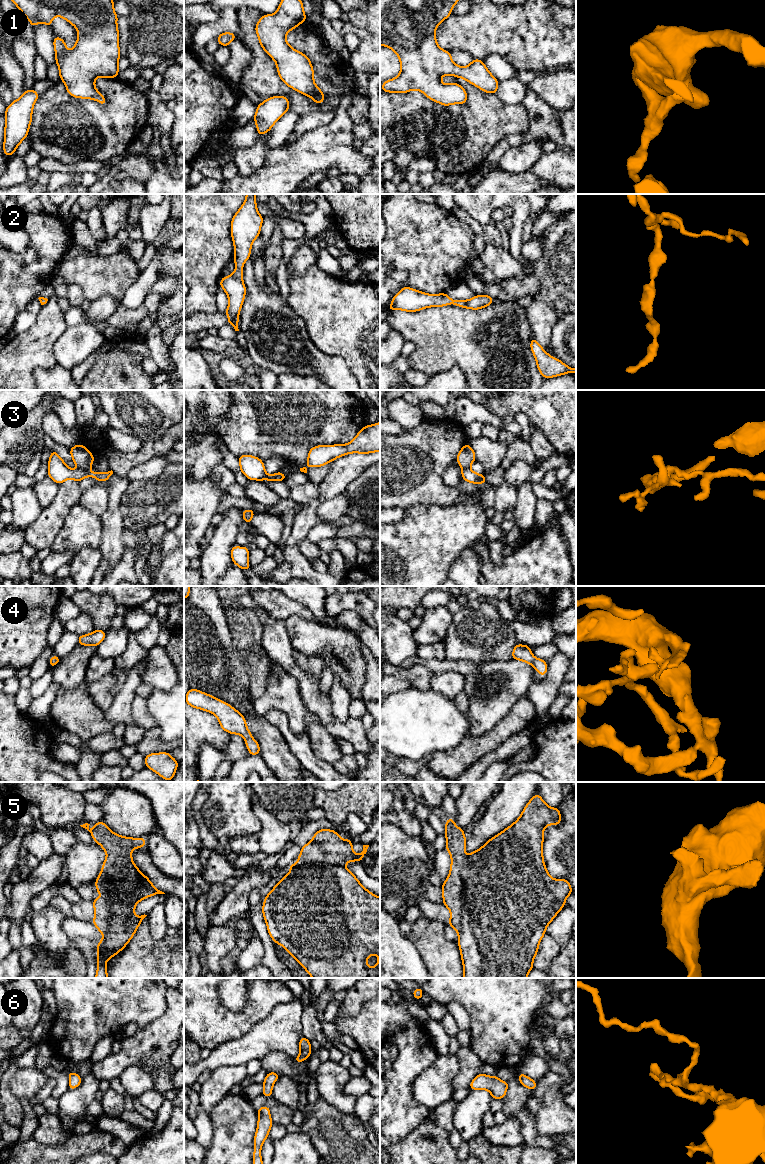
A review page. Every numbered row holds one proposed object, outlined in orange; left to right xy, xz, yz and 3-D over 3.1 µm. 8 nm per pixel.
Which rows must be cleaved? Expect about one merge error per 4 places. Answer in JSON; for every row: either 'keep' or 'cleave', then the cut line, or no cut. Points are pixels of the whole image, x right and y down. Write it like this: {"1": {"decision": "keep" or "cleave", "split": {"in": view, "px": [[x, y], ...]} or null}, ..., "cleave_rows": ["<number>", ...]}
{"1": {"decision": "keep", "split": null}, "2": {"decision": "keep", "split": null}, "3": {"decision": "cleave", "split": {"in": "xy", "px": [[78, 467], [87, 470]]}}, "4": {"decision": "keep", "split": null}, "5": {"decision": "keep", "split": null}, "6": {"decision": "keep", "split": null}, "cleave_rows": ["3"]}

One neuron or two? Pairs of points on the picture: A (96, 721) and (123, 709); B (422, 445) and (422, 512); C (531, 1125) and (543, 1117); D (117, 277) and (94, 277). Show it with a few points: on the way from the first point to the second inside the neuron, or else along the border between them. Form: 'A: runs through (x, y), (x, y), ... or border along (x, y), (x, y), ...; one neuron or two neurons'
A: border along (104, 711), (104, 716), (113, 725); two neurons
B: border along (445, 505), (411, 504), (407, 508); two neurons
C: border along (534, 1117), (538, 1133); two neurons
D: runs through (111, 277), (100, 277); one neuron

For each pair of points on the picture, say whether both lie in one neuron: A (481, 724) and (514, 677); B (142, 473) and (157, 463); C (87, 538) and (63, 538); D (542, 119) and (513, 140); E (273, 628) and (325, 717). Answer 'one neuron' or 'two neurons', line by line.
A: one neuron
B: one neuron
C: one neuron
D: one neuron
E: one neuron

